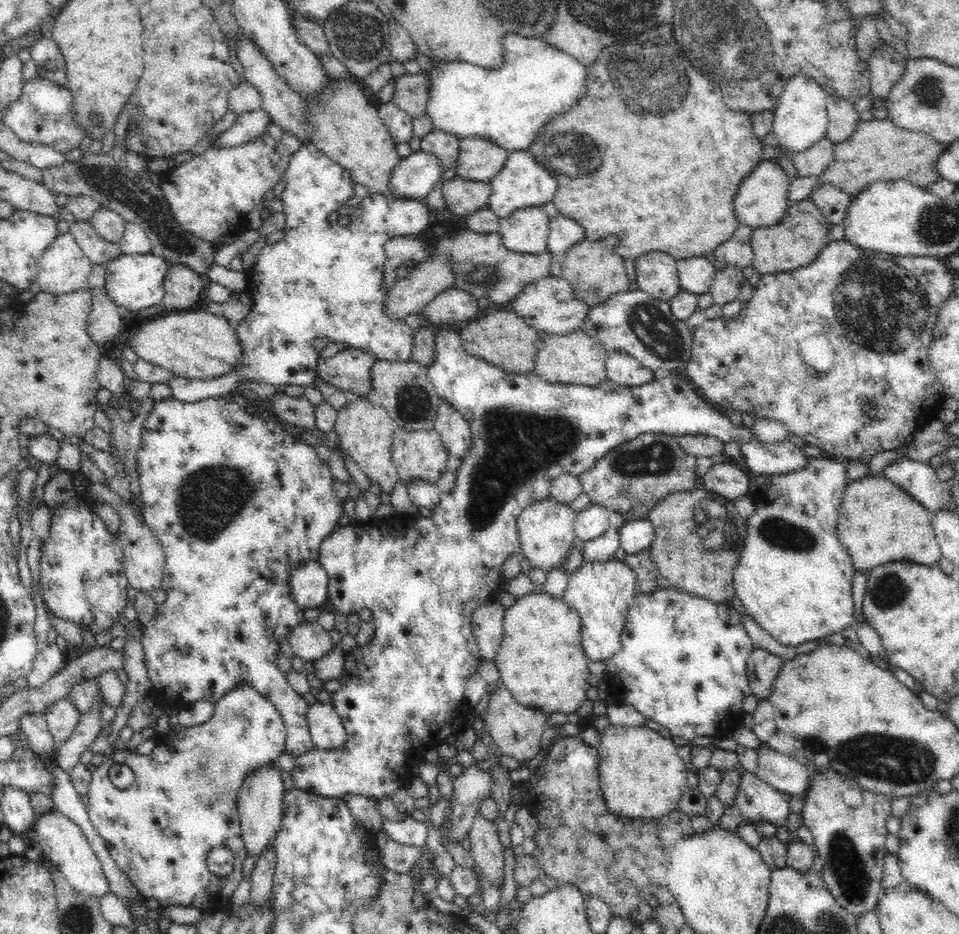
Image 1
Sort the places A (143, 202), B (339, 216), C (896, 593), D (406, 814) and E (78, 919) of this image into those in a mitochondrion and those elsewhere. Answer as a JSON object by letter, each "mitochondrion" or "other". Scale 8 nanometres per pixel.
{"A":"mitochondrion","B":"other","C":"mitochondrion","D":"other","E":"mitochondrion"}

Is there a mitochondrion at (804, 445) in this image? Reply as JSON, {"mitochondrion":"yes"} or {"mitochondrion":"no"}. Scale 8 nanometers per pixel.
{"mitochondrion":"no"}

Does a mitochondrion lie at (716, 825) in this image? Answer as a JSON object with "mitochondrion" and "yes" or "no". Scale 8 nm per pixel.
{"mitochondrion":"no"}

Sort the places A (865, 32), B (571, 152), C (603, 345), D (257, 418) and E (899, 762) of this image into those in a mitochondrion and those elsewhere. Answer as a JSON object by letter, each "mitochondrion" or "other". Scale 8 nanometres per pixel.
{"A":"other","B":"mitochondrion","C":"other","D":"other","E":"mitochondrion"}

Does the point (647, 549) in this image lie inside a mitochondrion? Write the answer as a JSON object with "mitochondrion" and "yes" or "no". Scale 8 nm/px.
{"mitochondrion":"no"}

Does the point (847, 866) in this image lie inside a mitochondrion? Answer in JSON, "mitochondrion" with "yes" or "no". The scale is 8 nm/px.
{"mitochondrion":"yes"}

